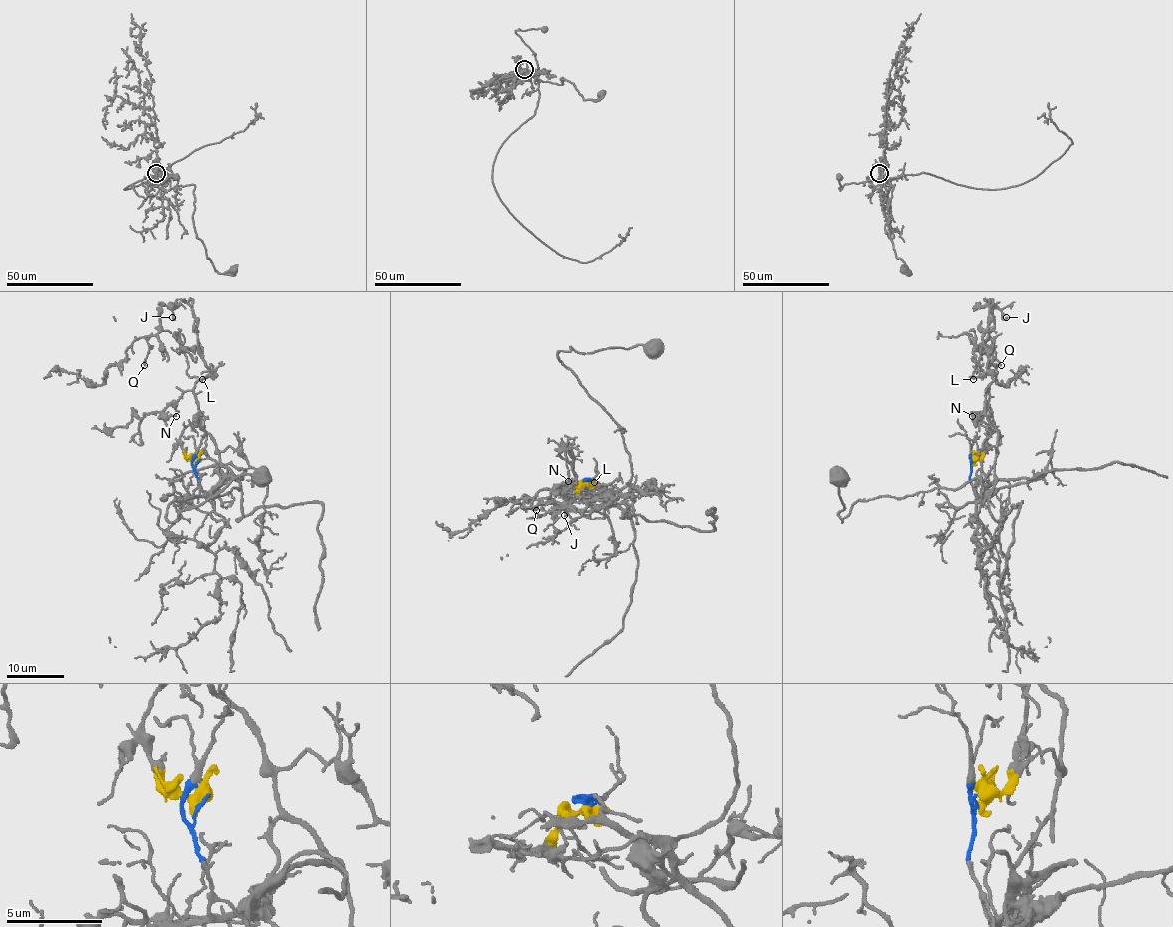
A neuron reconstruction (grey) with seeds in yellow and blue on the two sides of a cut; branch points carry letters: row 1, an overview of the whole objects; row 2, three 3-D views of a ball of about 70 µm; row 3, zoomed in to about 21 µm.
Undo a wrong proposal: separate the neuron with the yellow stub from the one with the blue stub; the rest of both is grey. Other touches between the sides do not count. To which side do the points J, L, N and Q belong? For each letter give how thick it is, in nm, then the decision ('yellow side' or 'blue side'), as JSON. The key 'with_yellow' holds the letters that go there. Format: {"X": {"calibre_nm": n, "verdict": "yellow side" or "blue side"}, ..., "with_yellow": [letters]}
{"J": {"calibre_nm": 170, "verdict": "yellow side"}, "L": {"calibre_nm": 100, "verdict": "yellow side"}, "N": {"calibre_nm": 150, "verdict": "yellow side"}, "Q": {"calibre_nm": 120, "verdict": "yellow side"}, "with_yellow": ["J", "L", "N", "Q"]}

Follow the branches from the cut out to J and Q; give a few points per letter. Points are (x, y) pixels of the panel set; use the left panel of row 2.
J: (195, 462), (185, 455), (181, 433), (201, 413), (193, 386), (211, 372), (192, 309), (178, 299), (172, 317)
Q: (195, 462), (181, 433), (201, 413), (193, 386), (211, 373), (193, 310), (179, 299), (162, 306), (145, 365)

